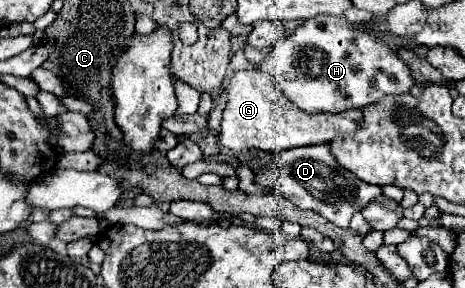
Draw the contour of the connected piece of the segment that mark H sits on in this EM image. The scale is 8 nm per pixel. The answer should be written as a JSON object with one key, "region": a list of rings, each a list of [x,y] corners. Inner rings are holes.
{"region":[[[316,16],[304,22],[292,36],[272,46],[260,70],[268,72],[284,96],[308,114],[364,108],[388,94],[408,94],[416,84],[410,66],[398,58],[396,50],[344,16]]]}

